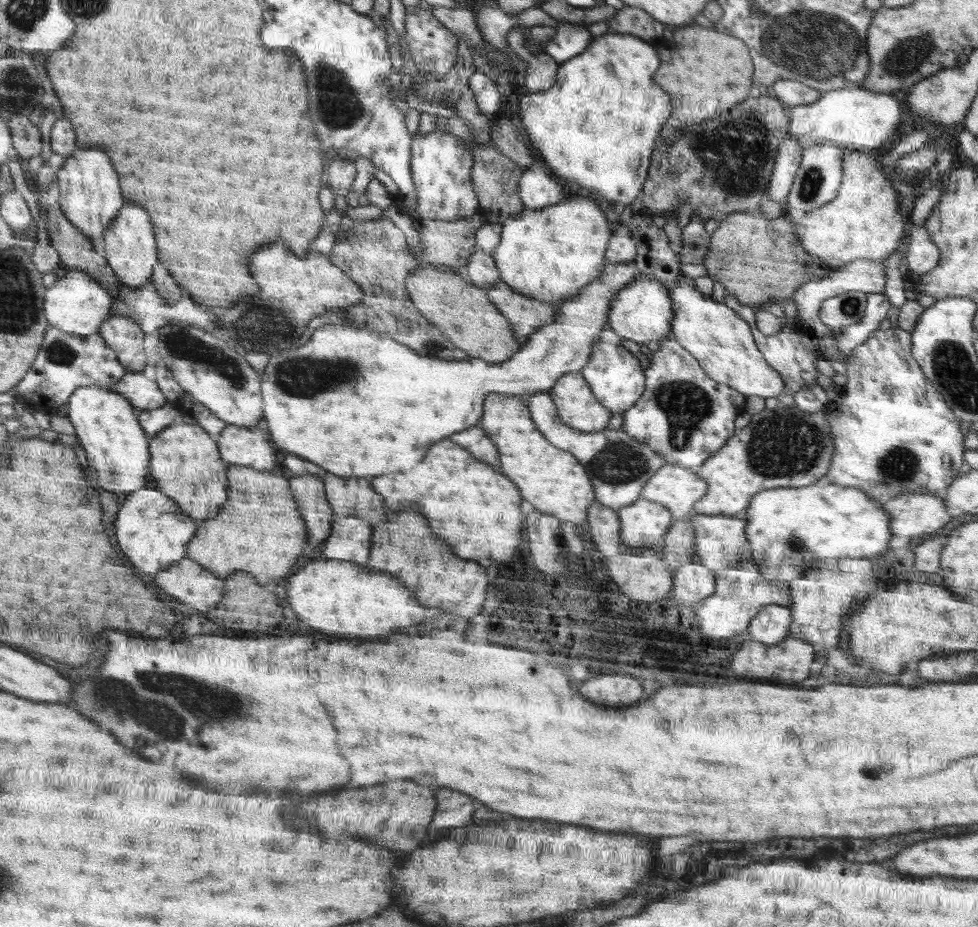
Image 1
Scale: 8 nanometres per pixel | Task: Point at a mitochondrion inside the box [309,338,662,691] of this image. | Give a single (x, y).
(616, 462)

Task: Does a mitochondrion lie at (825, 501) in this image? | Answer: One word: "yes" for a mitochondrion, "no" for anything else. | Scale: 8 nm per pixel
no

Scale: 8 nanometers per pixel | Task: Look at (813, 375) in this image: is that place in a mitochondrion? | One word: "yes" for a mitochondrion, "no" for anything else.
no

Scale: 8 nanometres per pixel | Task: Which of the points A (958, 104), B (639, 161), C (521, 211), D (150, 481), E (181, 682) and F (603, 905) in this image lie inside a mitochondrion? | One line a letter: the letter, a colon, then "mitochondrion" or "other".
A: other
B: other
C: other
D: other
E: mitochondrion
F: other

